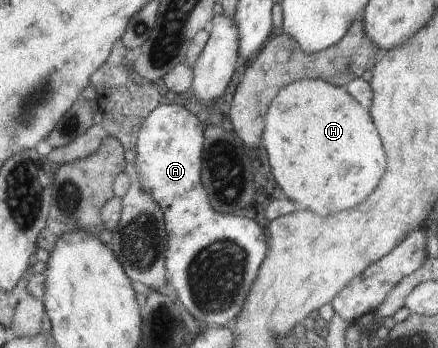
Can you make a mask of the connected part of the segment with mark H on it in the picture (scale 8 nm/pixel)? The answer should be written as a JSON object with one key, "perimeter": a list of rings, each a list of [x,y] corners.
{"perimeter":[[[320,79],[284,86],[265,114],[264,146],[284,194],[320,216],[352,208],[376,188],[386,172],[378,130],[359,102],[345,89]]]}

